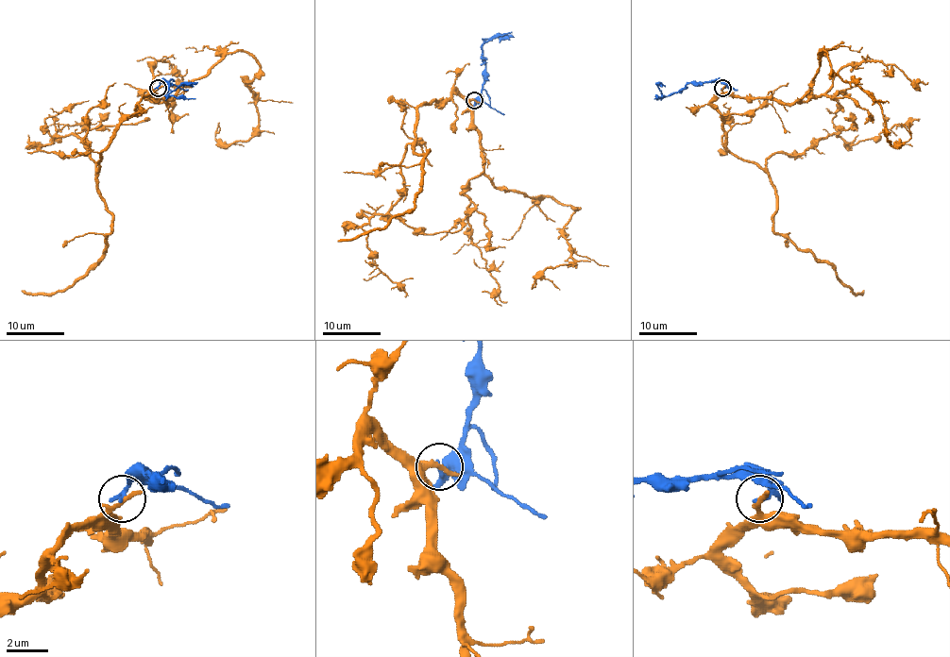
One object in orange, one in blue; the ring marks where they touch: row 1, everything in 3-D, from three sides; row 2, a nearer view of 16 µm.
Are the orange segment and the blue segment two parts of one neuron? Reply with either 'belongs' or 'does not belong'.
does not belong

